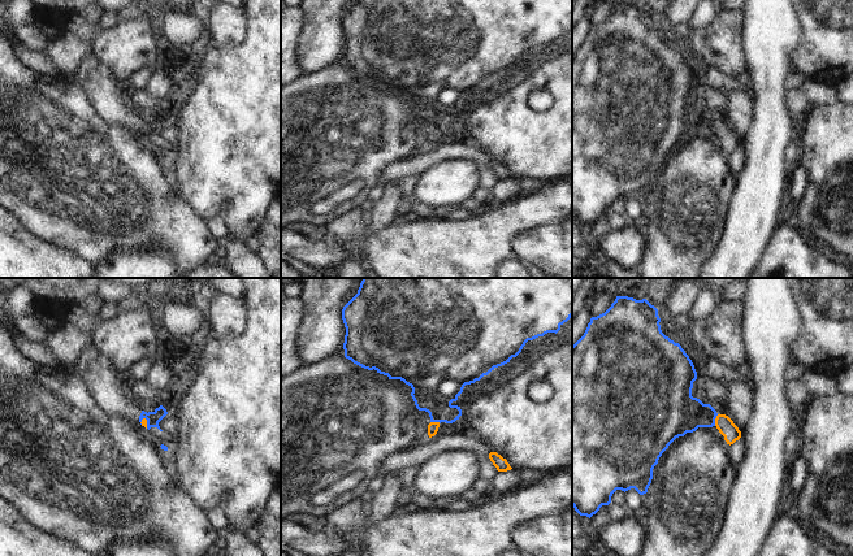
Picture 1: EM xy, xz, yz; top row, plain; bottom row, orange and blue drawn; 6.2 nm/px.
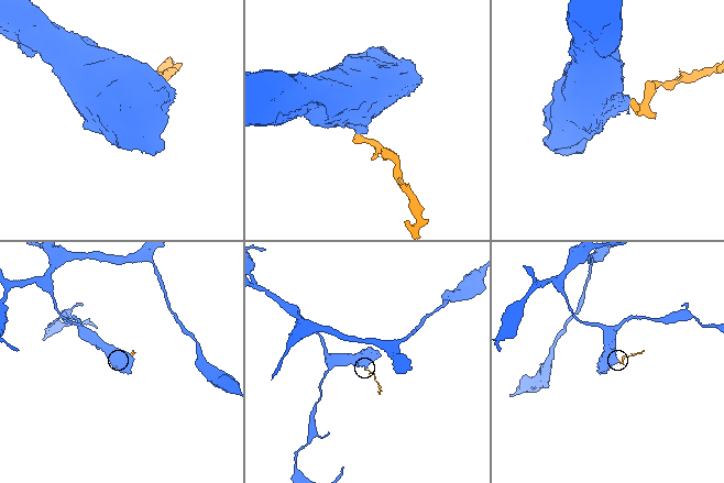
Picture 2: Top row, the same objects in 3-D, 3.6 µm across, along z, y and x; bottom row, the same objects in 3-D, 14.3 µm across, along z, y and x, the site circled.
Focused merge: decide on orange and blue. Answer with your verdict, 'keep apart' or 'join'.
keep apart

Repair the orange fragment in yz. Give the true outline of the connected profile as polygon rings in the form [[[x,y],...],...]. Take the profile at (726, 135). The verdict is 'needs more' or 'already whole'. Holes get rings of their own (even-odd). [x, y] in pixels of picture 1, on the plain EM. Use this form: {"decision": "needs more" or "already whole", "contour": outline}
{"decision": "already whole", "contour": [[[718,123],[715,127],[715,135],[719,142],[724,145],[727,153],[733,153],[741,147],[741,140],[733,133],[733,130],[726,123]]]}

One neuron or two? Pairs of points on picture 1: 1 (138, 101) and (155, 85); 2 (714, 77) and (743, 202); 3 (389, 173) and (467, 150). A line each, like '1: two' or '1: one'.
1: one
2: two
3: one

